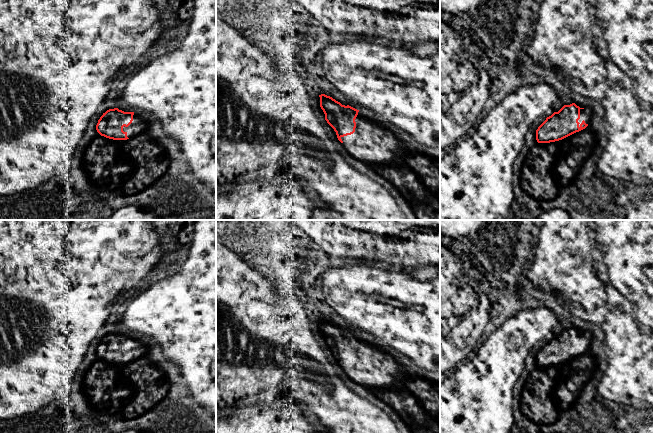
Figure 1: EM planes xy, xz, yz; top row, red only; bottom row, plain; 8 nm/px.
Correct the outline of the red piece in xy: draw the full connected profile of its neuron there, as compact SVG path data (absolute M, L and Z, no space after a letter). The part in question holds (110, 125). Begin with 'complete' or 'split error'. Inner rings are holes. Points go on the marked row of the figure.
split error; M118 108L109 109L98 120L97 132L113 140L127 140L146 131L149 118L134 112L124 112Z

